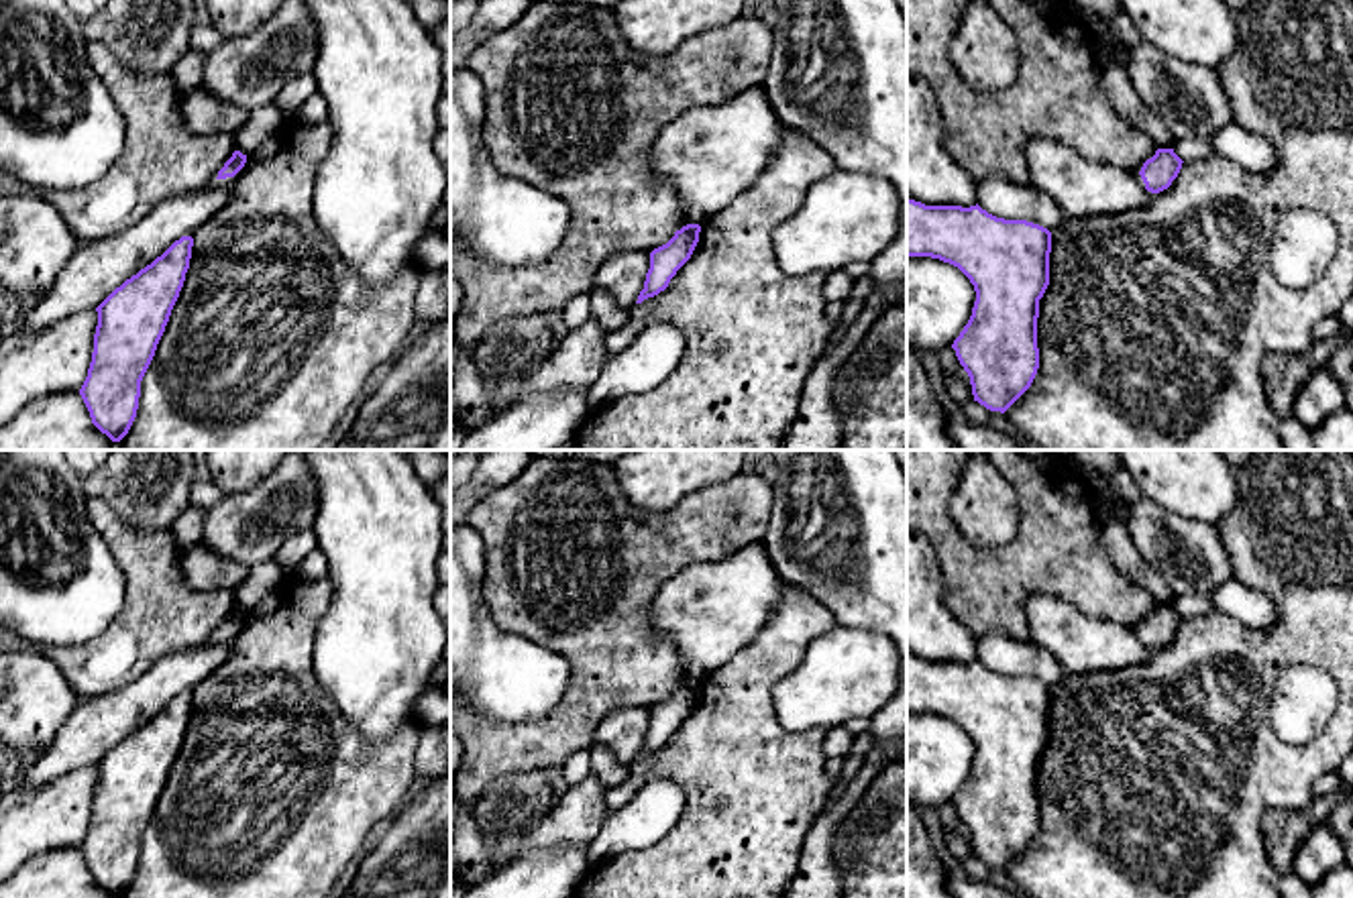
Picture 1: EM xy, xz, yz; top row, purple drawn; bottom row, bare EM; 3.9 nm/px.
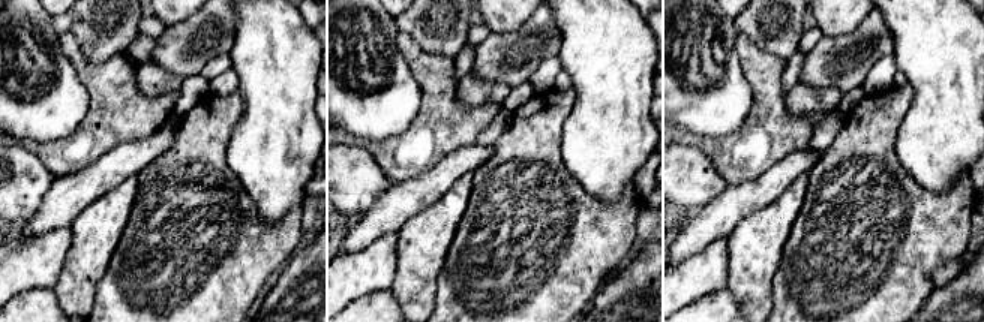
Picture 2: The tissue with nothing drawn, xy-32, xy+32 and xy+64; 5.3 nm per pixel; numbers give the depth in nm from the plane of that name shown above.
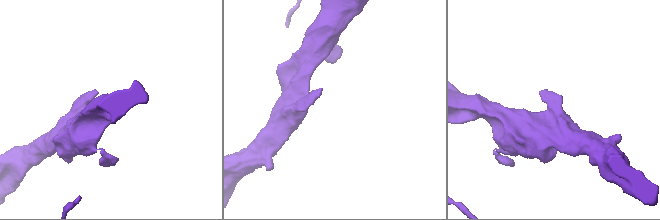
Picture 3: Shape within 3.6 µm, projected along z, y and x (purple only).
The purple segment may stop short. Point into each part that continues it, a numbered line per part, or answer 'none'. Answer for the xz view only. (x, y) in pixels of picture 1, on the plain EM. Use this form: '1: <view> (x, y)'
none

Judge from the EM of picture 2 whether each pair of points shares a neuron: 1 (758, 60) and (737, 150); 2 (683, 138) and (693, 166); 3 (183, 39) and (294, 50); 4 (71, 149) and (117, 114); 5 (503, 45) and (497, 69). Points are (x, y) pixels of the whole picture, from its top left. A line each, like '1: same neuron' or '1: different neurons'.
1: same neuron
2: different neurons
3: different neurons
4: same neuron
5: same neuron

